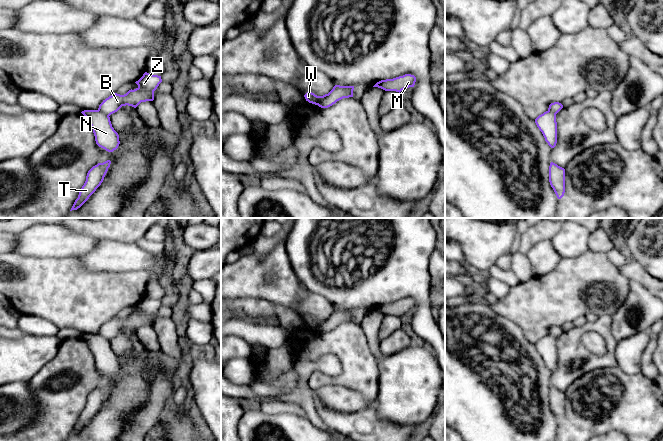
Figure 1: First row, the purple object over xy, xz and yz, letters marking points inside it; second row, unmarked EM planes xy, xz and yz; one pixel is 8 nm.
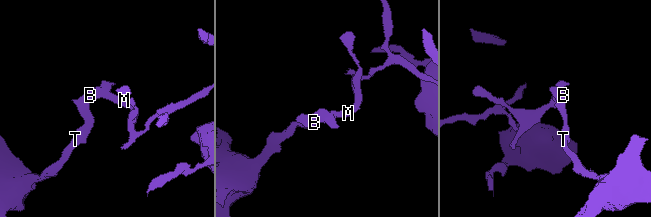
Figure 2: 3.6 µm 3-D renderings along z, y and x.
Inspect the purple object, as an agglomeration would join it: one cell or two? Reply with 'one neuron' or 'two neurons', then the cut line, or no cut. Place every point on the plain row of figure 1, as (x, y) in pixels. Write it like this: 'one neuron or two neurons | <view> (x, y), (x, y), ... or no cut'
two neurons | xz (329, 317), (317, 328)

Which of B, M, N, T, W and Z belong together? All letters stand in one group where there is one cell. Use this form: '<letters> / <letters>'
B M Z / N T W

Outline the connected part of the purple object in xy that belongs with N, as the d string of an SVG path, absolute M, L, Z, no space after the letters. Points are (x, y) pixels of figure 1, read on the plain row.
M84 334L81 337L93 353L96 368L108 376L116 374L120 368L119 359L112 351L109 339L99 334Z

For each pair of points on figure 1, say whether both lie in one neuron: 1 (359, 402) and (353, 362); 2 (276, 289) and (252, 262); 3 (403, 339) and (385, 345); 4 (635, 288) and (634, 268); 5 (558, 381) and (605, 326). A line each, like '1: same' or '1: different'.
1: different
2: same
3: same
4: different
5: same

